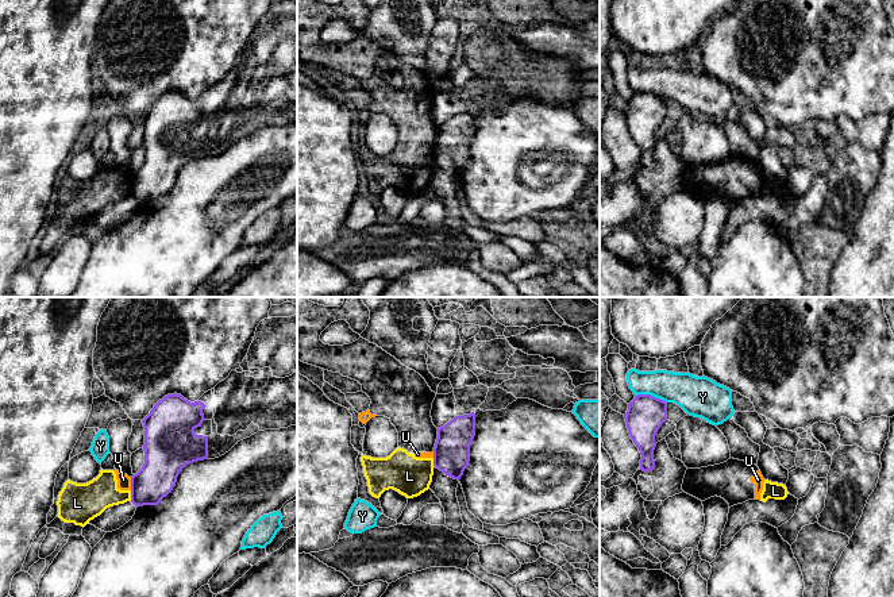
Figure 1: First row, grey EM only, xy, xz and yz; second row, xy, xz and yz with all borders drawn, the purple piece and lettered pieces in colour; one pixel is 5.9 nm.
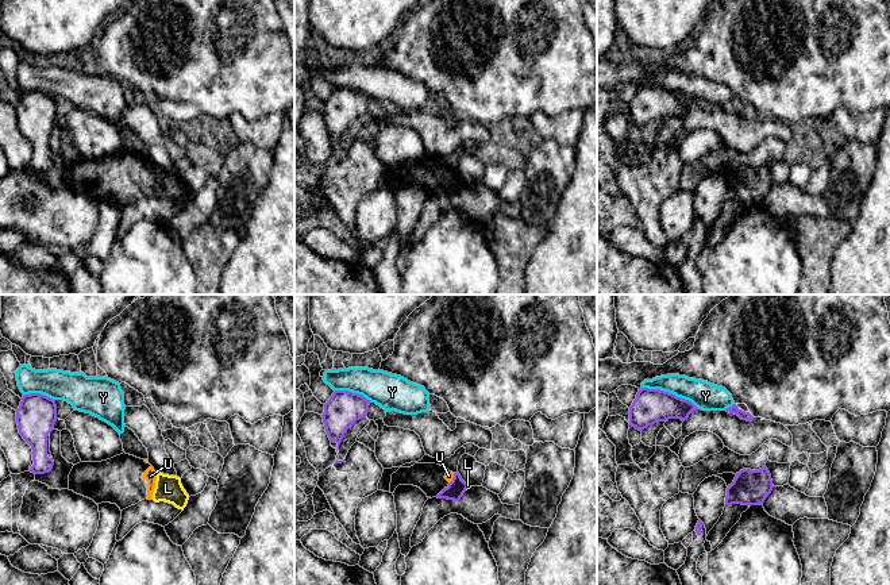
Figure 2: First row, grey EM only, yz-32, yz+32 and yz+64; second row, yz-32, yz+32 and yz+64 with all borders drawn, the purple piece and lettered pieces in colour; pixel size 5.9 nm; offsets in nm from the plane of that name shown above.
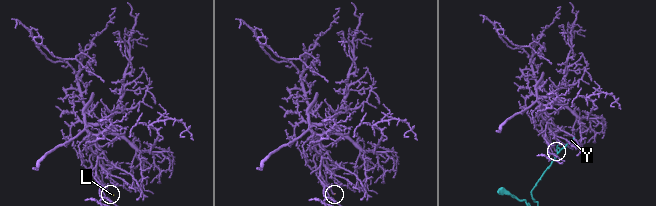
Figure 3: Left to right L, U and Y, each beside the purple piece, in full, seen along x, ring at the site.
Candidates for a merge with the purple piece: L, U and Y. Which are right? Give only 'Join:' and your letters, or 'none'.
Join: none

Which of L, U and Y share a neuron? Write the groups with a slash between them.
L U / Y

